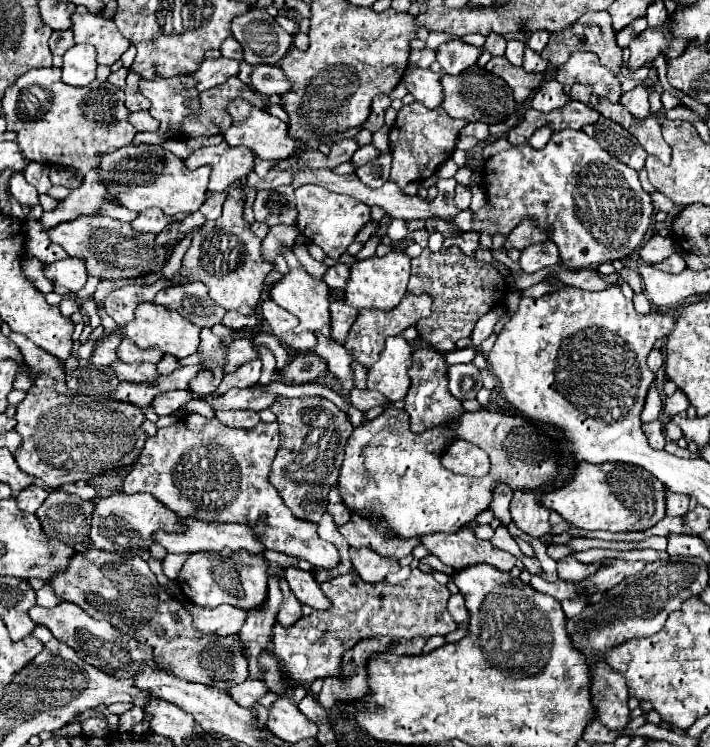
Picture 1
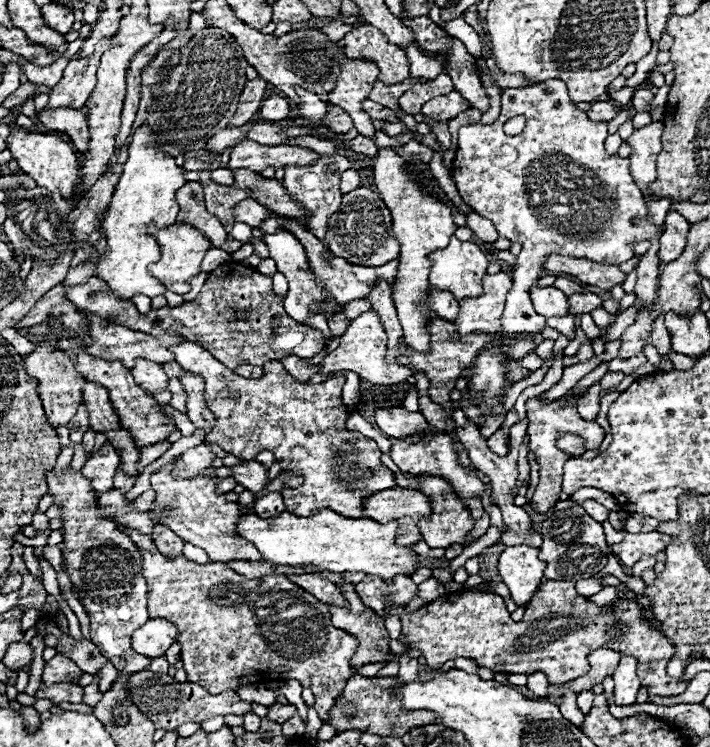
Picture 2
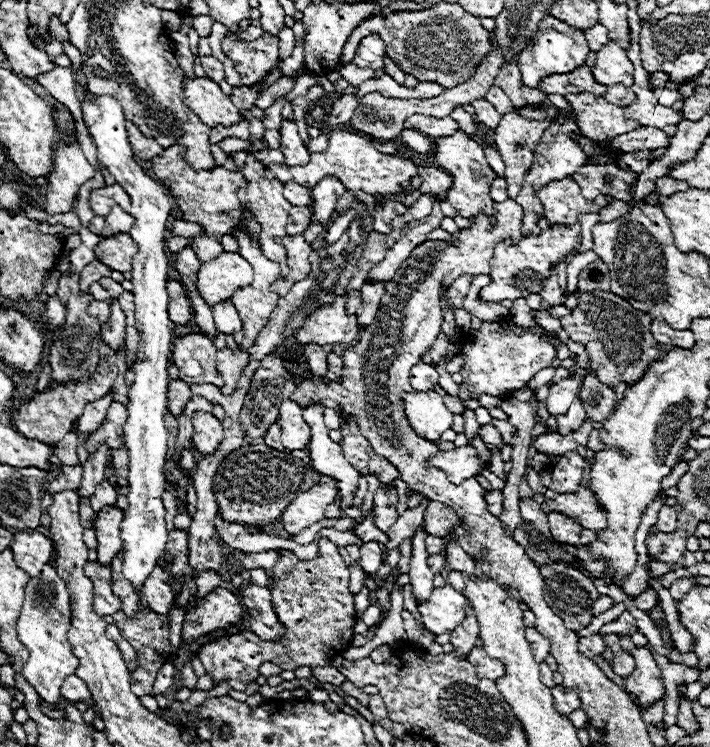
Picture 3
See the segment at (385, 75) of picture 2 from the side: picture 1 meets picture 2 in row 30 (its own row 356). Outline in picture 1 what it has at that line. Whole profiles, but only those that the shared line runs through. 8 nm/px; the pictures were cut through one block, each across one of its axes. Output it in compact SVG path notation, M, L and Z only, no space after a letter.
M406 294L402 298L402 302L390 310L390 312L382 312L382 310L360 310L356 322L352 324L350 332L348 332L348 338L344 342L346 350L352 352L352 358L362 364L364 368L370 368L378 358L380 358L380 352L384 350L384 338L388 336L400 336L408 326L414 326L420 318L426 318L430 316L430 296L428 294L420 294L420 296L412 296L412 294Z

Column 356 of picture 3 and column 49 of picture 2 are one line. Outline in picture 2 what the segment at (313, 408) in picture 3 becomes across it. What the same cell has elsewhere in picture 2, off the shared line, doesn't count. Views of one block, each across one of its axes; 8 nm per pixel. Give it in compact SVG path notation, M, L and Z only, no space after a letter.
M68 468L64 472L64 478L56 478L52 472L48 472L46 482L50 486L54 502L62 504L62 544L66 548L66 572L72 584L78 588L78 594L82 598L80 602L90 616L92 642L120 672L132 674L148 670L150 658L142 658L142 654L136 654L130 646L134 630L148 622L146 582L140 574L138 548L126 534L122 534L114 526L114 522L100 522L90 480L86 480L80 472L72 472L72 468Z

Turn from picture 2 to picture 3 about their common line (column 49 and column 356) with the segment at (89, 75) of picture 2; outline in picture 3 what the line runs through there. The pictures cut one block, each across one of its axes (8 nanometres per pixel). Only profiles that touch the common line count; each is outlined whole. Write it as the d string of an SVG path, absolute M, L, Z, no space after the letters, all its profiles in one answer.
M344 94L344 96L340 96L340 100L334 102L332 110L330 110L330 112L326 114L326 118L324 118L326 128L328 128L328 130L334 130L338 124L350 122L356 106L358 106L356 94Z

